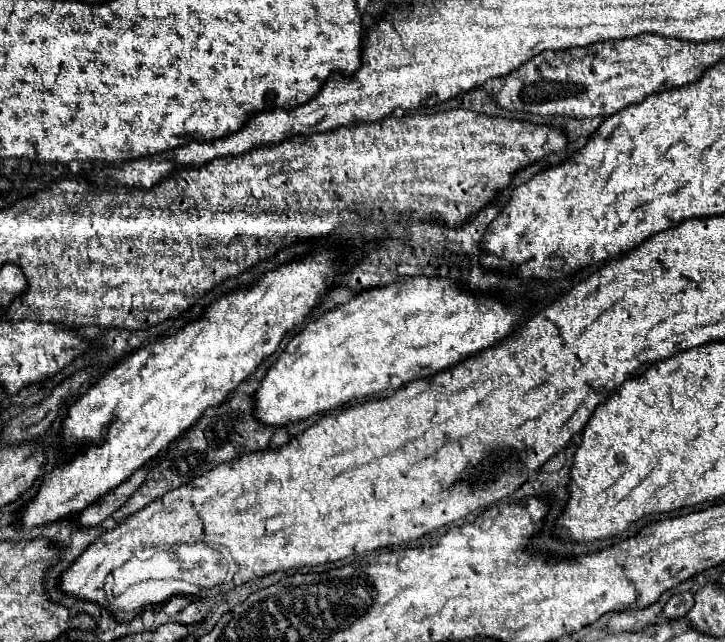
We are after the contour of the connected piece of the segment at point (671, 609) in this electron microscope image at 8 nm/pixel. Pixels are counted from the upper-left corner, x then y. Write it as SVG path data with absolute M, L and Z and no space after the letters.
M680 592L680 594L674 594L666 606L664 606L664 616L666 618L682 618L690 612L690 608L694 606L694 596L692 592Z

